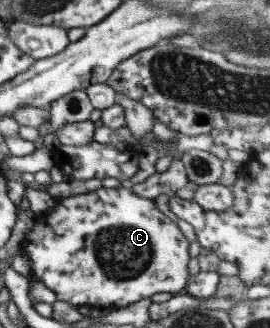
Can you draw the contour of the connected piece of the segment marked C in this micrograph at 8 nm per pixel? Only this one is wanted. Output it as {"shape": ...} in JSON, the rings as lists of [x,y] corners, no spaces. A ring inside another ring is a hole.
{"shape":[[[99,188],[99,190],[90,191],[87,194],[69,196],[61,198],[55,202],[55,206],[49,214],[38,215],[34,226],[25,234],[22,241],[21,250],[31,261],[31,273],[38,280],[43,282],[46,288],[55,292],[58,300],[69,302],[74,306],[90,305],[91,307],[109,307],[111,309],[123,308],[137,302],[143,298],[151,298],[154,294],[159,293],[178,293],[186,287],[190,278],[187,263],[190,261],[189,244],[183,232],[177,227],[177,224],[165,216],[157,207],[155,200],[143,198],[134,194],[133,191],[121,188]]]}

